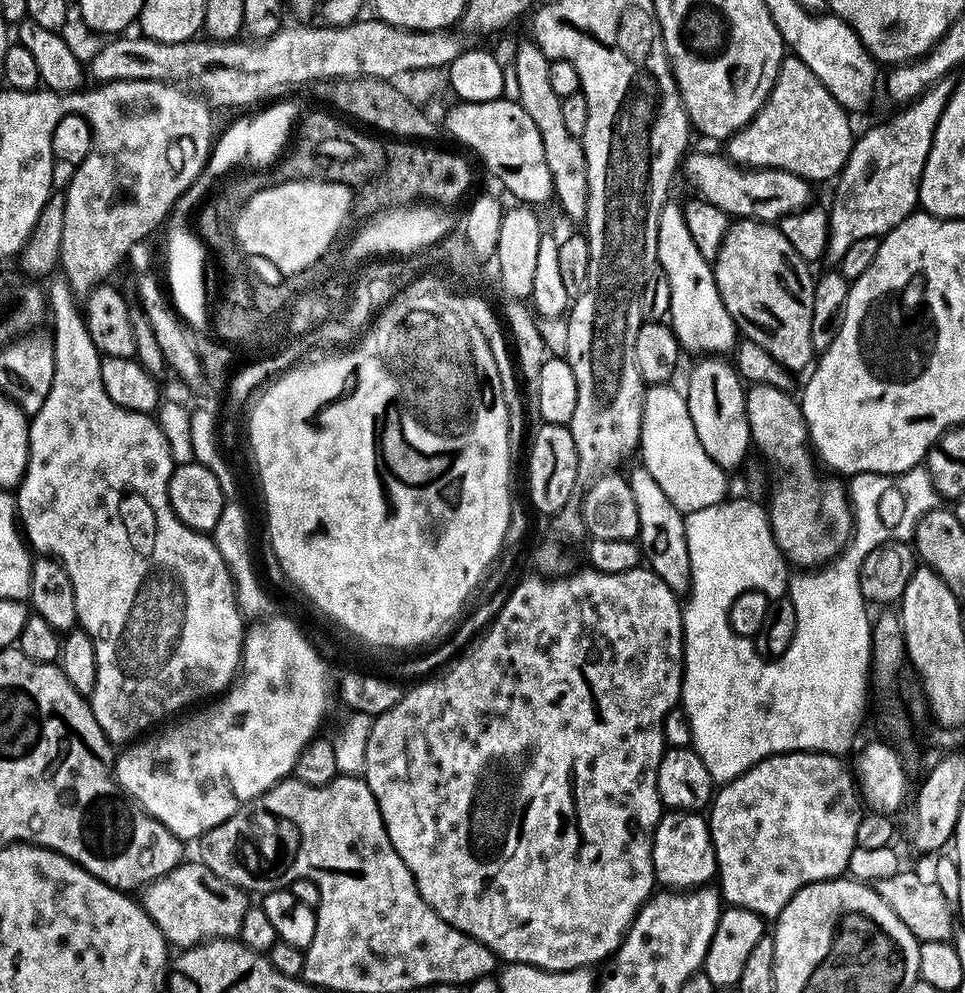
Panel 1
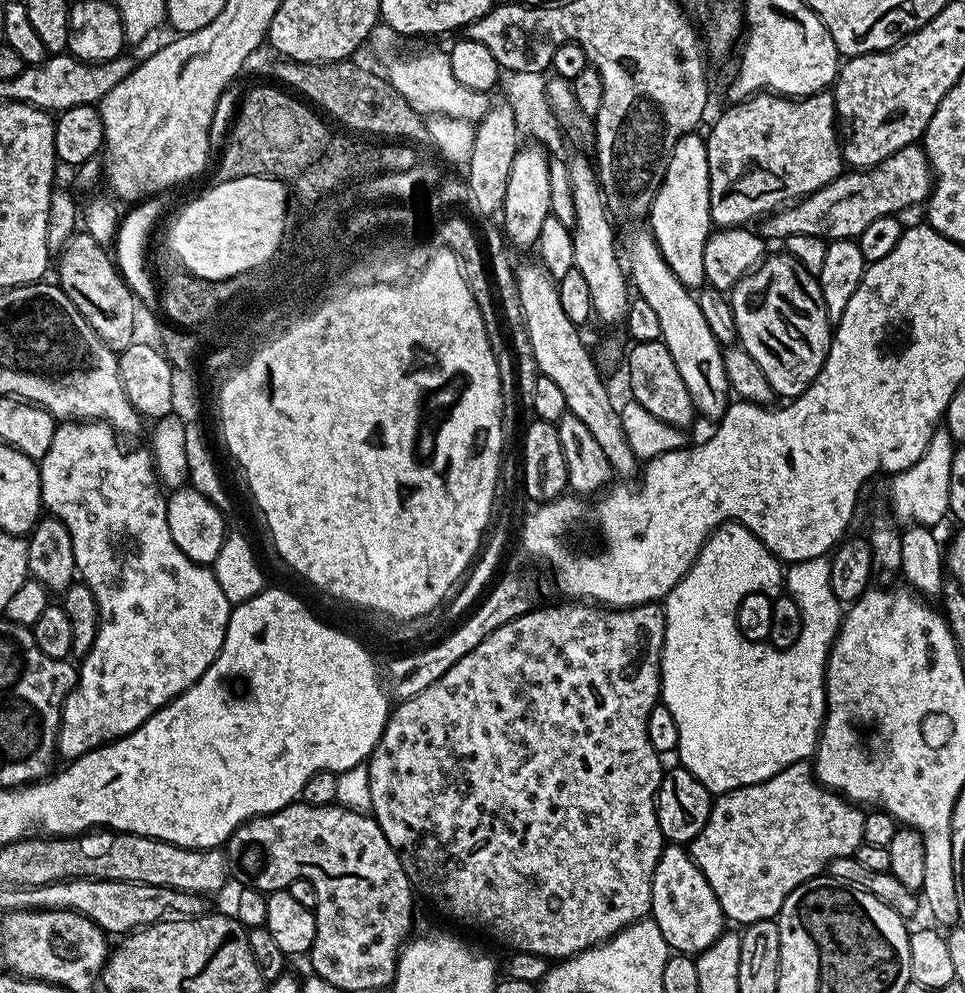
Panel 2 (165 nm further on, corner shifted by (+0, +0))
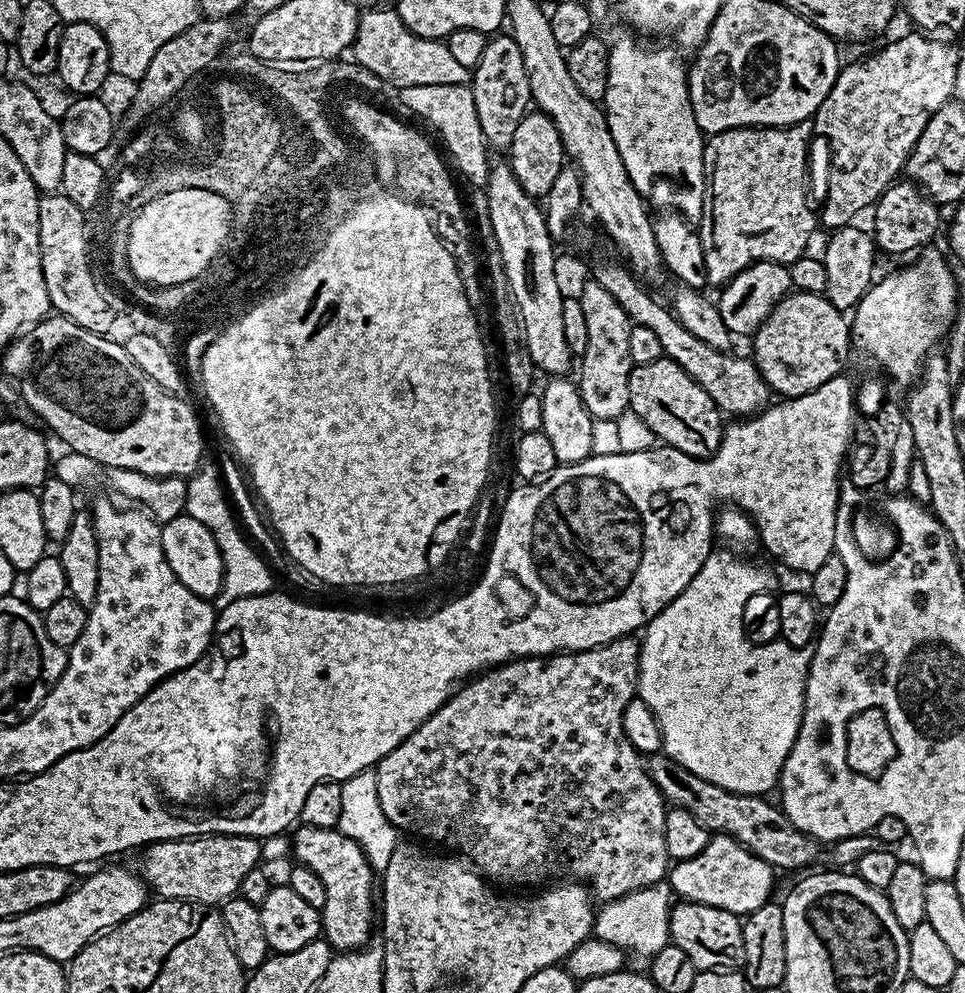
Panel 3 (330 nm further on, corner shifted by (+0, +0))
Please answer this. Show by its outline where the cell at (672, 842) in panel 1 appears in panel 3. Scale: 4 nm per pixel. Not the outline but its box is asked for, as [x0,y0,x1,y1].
[668,902,746,970]

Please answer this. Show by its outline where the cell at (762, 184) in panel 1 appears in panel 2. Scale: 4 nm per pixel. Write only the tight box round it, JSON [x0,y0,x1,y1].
[758,143,933,242]

